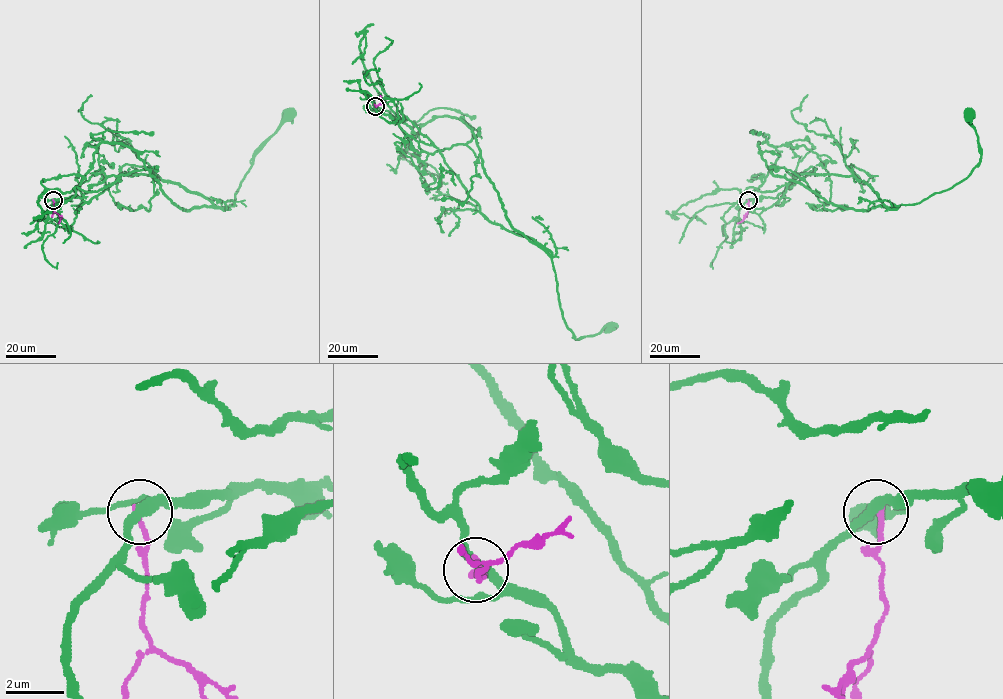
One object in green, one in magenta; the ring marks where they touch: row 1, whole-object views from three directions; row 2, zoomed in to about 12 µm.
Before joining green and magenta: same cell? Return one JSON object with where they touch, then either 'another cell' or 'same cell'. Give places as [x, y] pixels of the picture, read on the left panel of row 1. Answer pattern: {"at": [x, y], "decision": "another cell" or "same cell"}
{"at": [53, 200], "decision": "another cell"}

